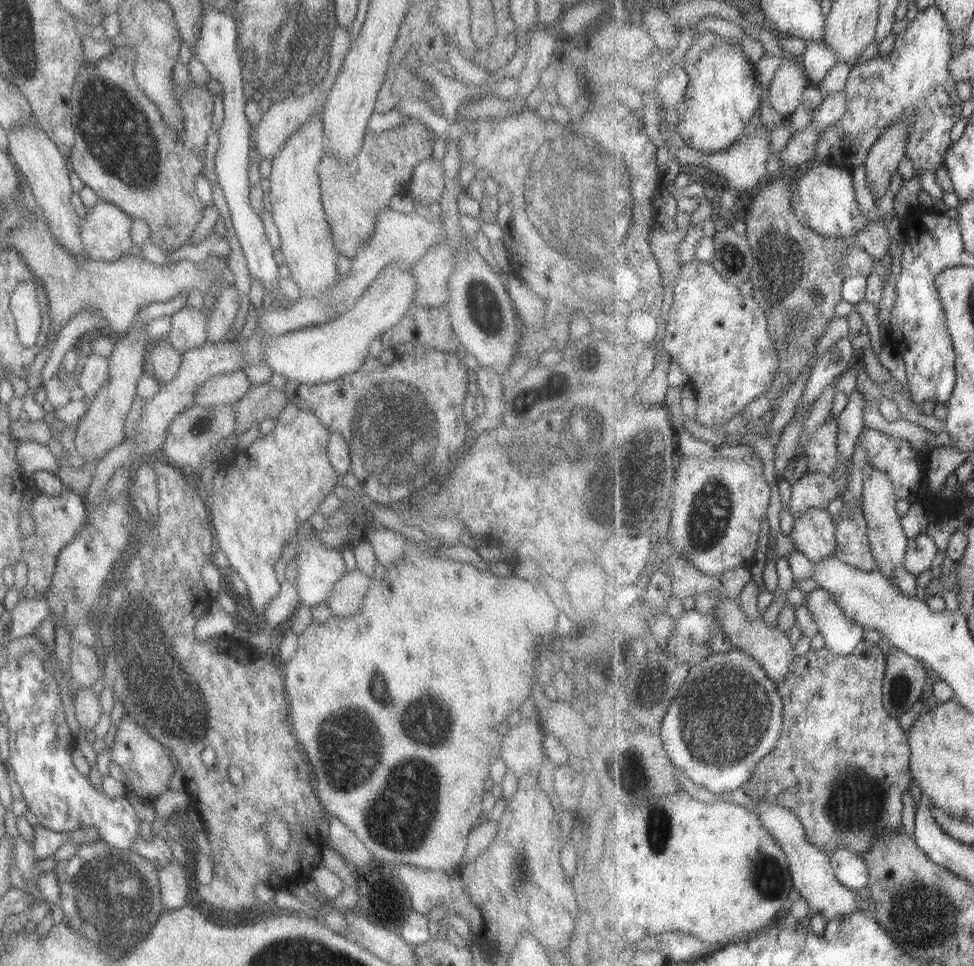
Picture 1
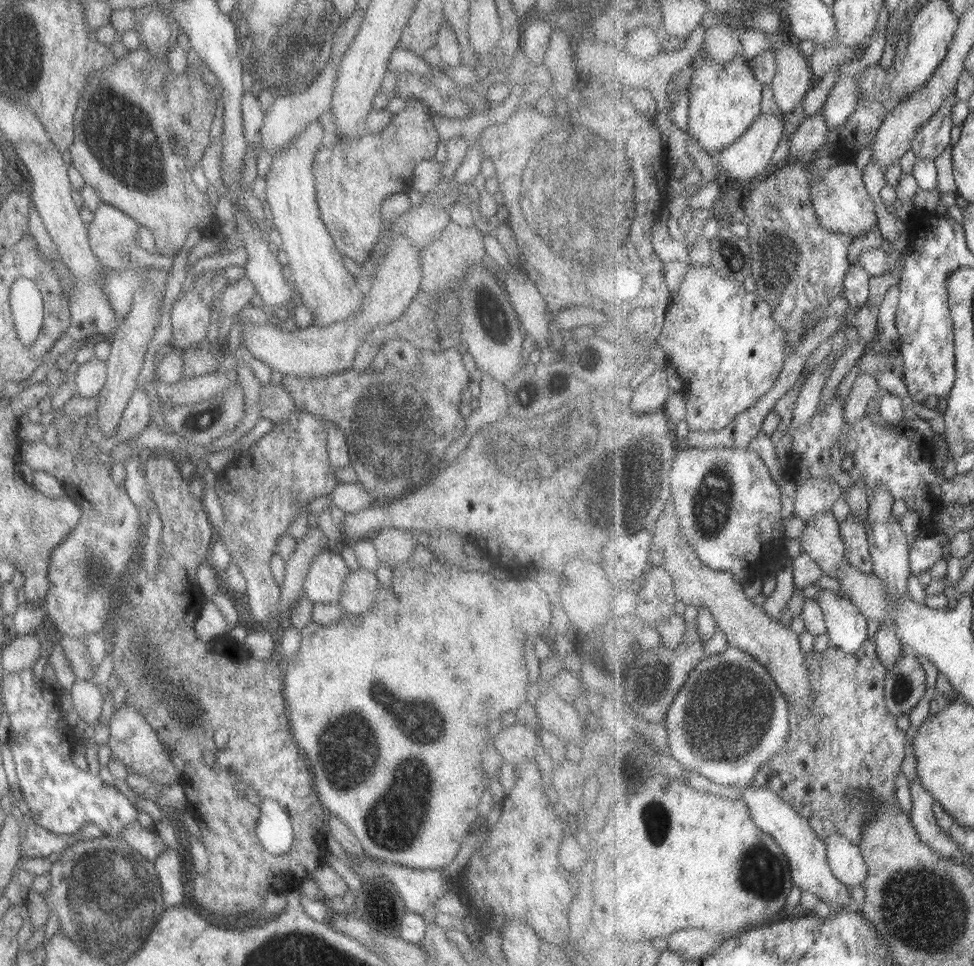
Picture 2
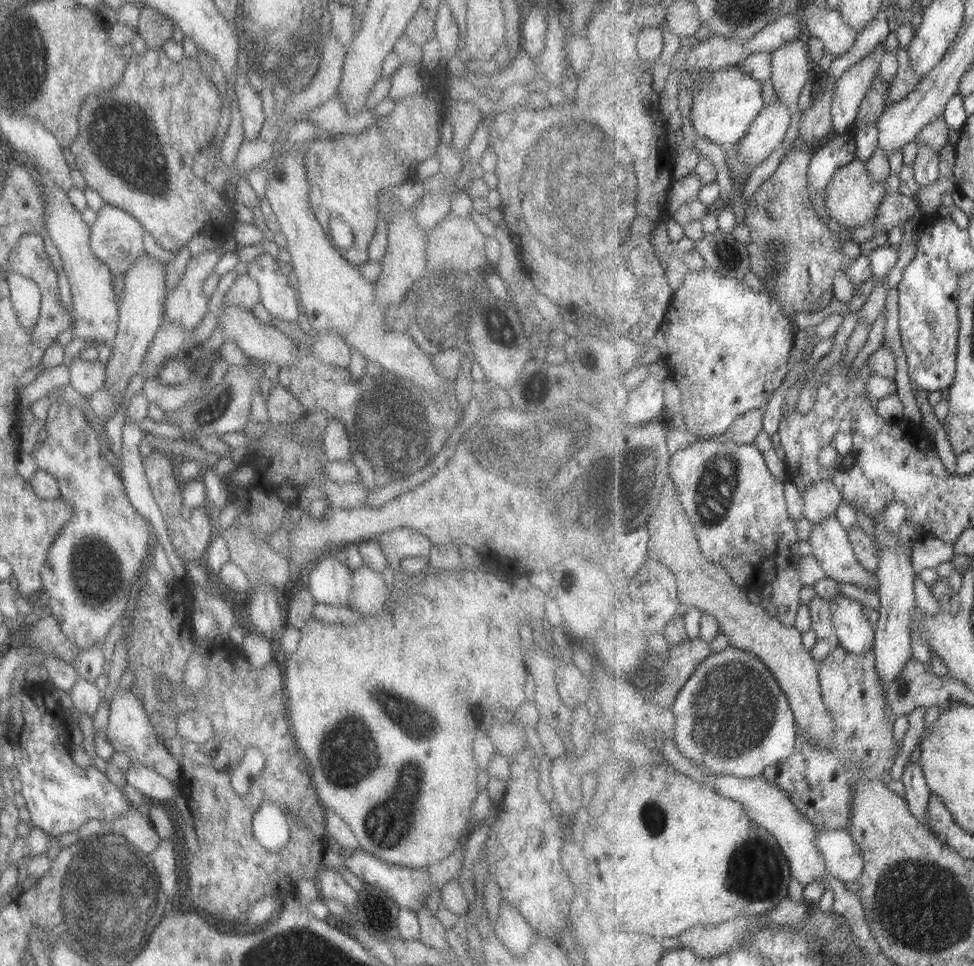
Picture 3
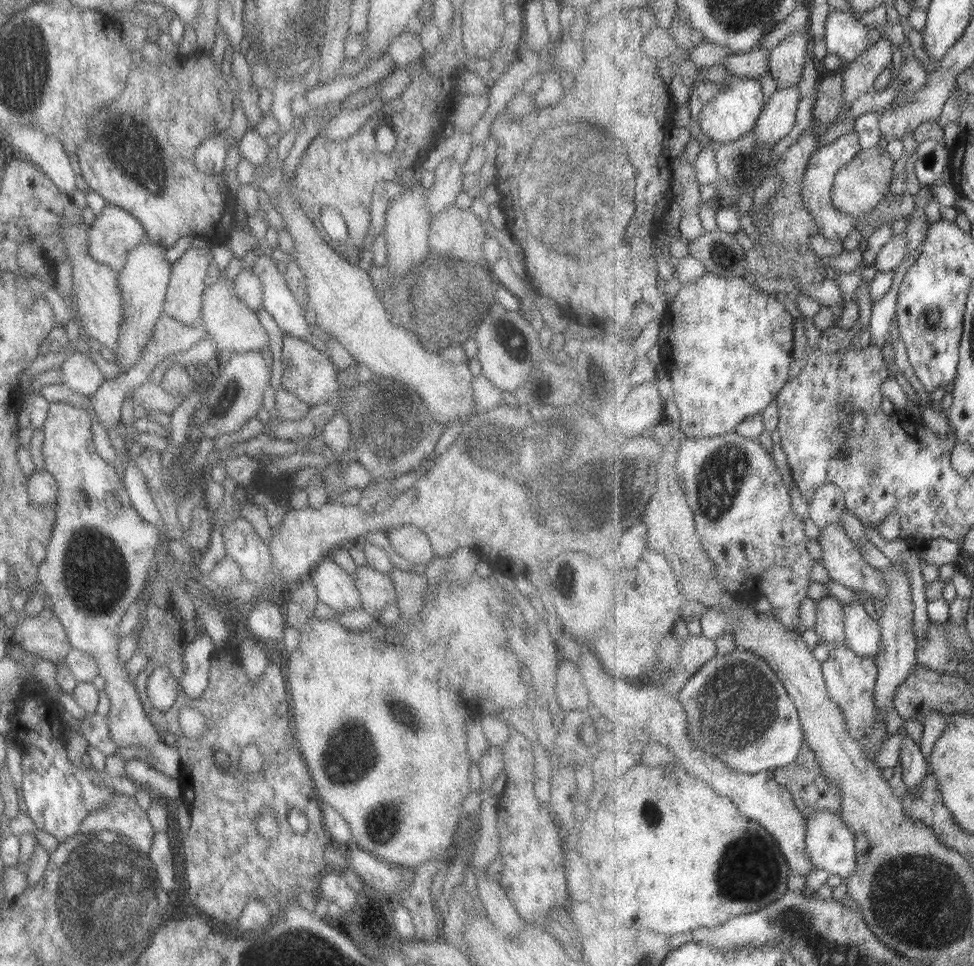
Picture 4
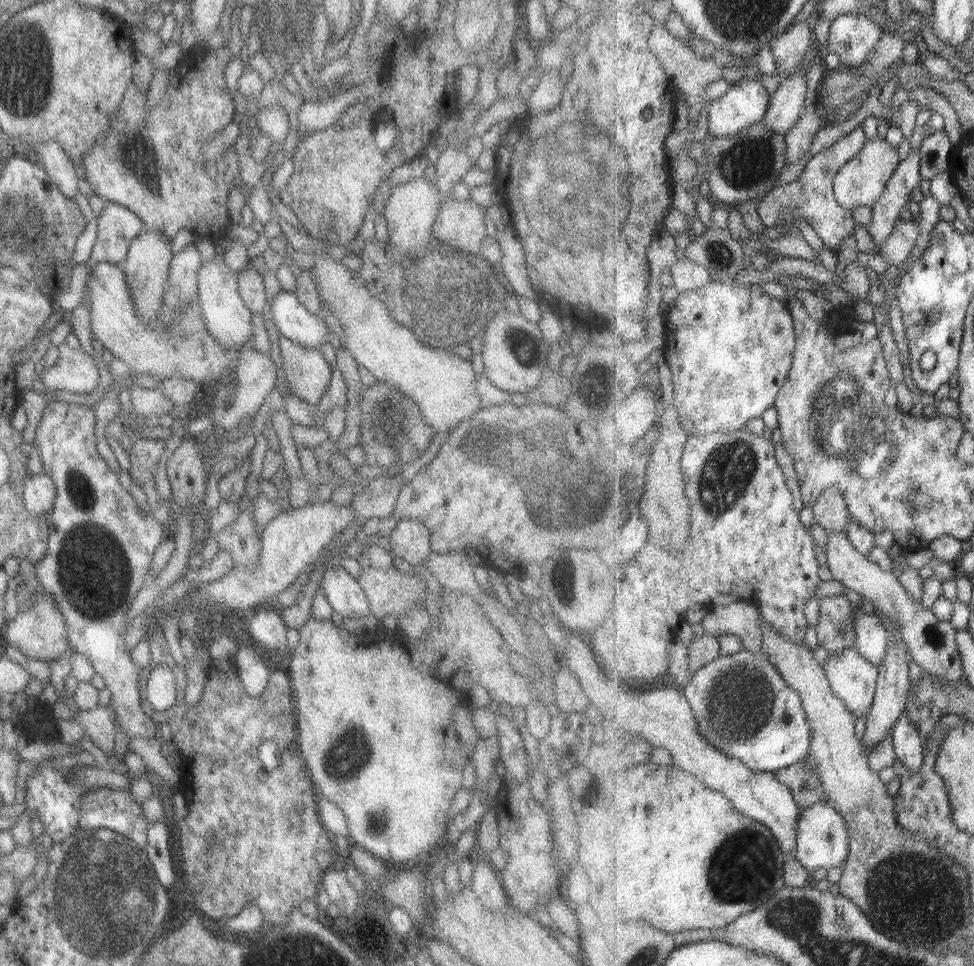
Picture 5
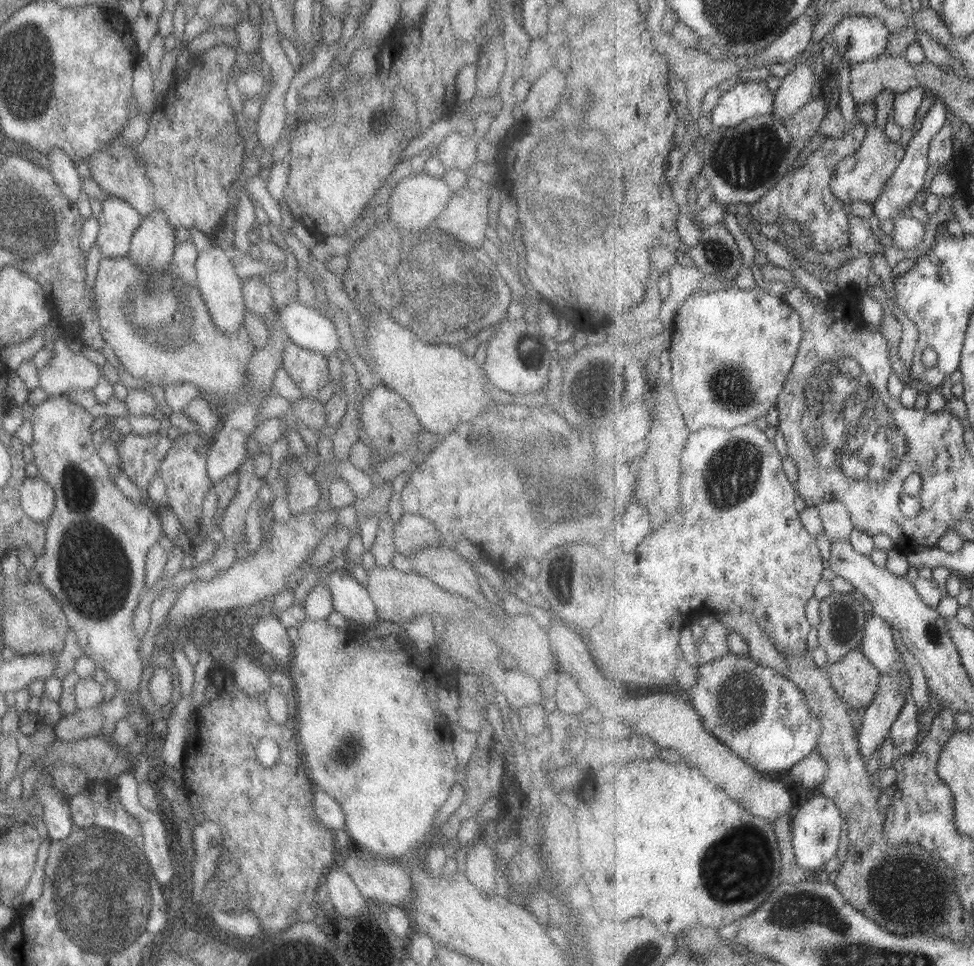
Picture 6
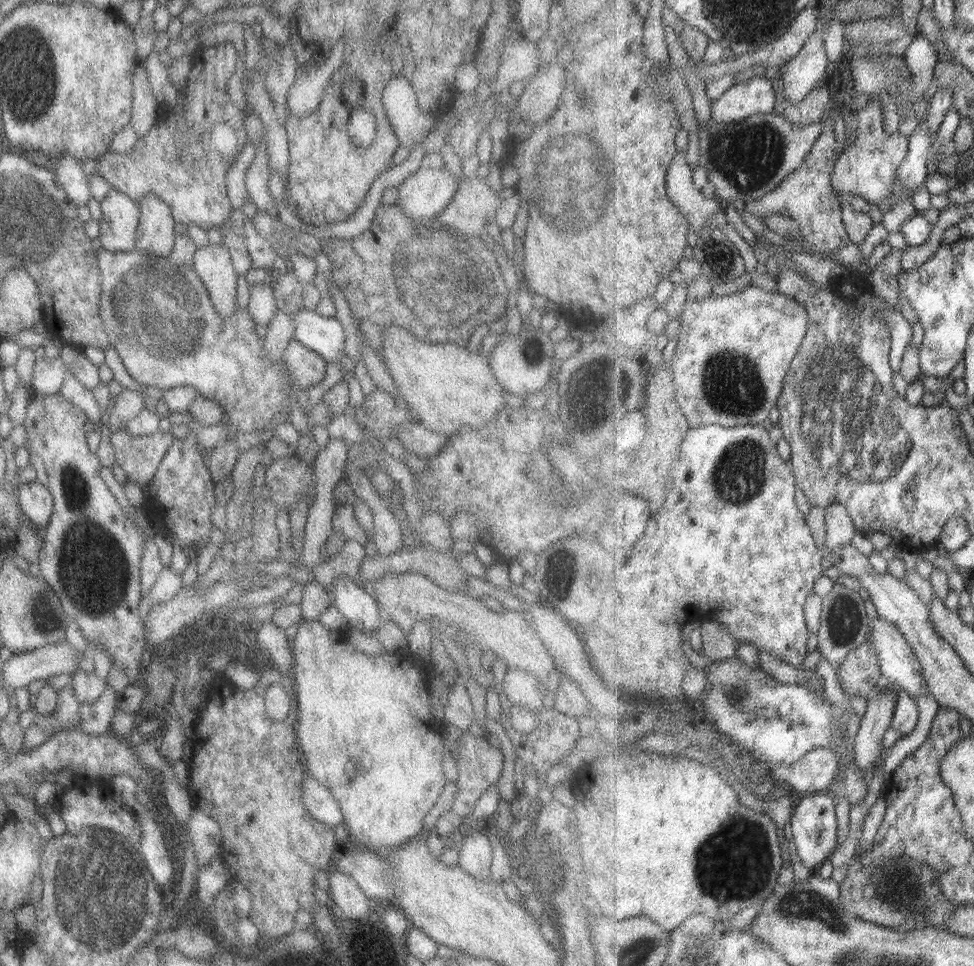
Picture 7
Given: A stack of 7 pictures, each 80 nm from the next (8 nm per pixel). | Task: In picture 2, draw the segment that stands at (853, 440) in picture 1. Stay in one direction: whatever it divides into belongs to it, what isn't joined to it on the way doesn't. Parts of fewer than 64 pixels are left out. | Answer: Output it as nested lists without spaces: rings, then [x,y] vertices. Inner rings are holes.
[[[859,372],[846,399],[844,419],[847,424],[854,424],[854,422],[866,416],[867,406],[873,400],[875,393],[882,395],[884,390],[879,388],[873,374]]]

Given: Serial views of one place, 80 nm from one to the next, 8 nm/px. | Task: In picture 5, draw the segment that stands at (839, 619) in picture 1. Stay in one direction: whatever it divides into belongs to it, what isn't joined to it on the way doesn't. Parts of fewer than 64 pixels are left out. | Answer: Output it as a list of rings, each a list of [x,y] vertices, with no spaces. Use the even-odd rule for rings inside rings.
[[[859,608],[855,613],[854,629],[858,652],[869,662],[881,666],[891,642],[885,624],[881,624],[881,618],[876,614],[867,614]]]

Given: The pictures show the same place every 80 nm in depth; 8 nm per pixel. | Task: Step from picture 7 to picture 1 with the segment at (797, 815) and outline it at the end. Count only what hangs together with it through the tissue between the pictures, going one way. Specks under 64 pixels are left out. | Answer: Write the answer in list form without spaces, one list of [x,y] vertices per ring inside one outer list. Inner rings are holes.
[[[842,846],[831,854],[831,860],[837,880],[841,884],[854,891],[869,886],[870,868],[862,855]]]

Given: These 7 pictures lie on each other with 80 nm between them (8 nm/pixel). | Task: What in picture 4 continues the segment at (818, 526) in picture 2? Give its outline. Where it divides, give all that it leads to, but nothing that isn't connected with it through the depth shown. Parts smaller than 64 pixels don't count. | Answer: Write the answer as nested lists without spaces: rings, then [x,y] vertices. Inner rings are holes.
[[[833,523],[828,527],[821,528],[820,535],[817,538],[822,548],[822,563],[827,567],[830,578],[840,582],[854,591],[867,592],[876,598],[879,597],[881,604],[884,606],[889,594],[889,583],[883,570],[871,566],[860,551],[856,542],[848,535],[846,528],[839,524]]]

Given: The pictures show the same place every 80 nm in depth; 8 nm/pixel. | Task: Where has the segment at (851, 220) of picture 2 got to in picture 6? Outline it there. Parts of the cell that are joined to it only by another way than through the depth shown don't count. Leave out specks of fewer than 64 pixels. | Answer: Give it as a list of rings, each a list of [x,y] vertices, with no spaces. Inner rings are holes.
[[[875,126],[867,128],[867,133],[861,146],[845,160],[837,165],[837,171],[832,179],[832,192],[845,206],[861,201],[873,206],[884,194],[889,180],[904,160],[906,151],[900,141],[893,141],[887,137],[884,130]]]

